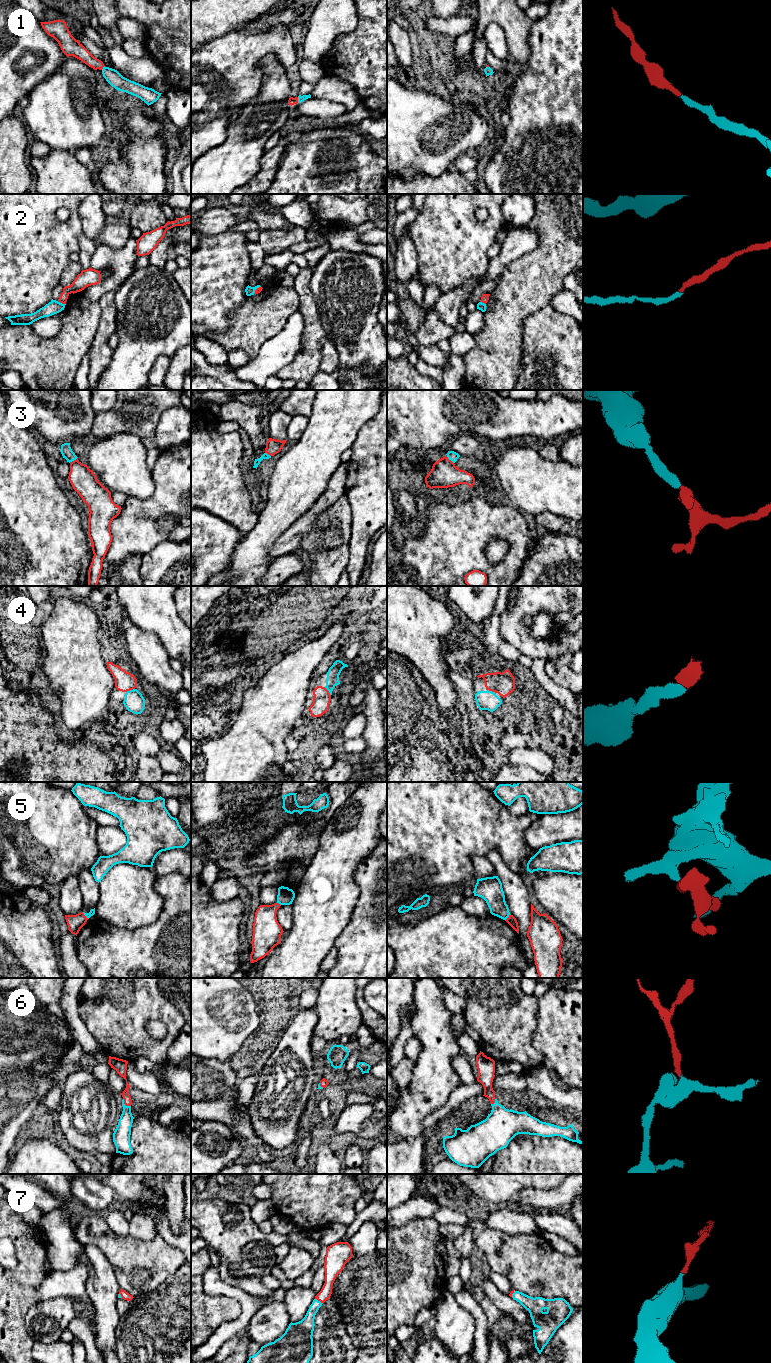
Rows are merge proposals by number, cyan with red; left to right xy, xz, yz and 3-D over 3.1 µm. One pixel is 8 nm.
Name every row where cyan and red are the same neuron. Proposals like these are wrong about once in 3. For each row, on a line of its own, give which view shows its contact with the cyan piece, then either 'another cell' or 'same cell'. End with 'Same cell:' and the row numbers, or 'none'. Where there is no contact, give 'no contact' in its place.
1: contact in xz; same cell
2: contact in xy; same cell
3: contact in yz; same cell
4: contact in xy; same cell
5: contact in xy; another cell
6: contact in xy; same cell
7: contact in xz; same cell
Same cell: 1, 2, 3, 4, 6, 7

